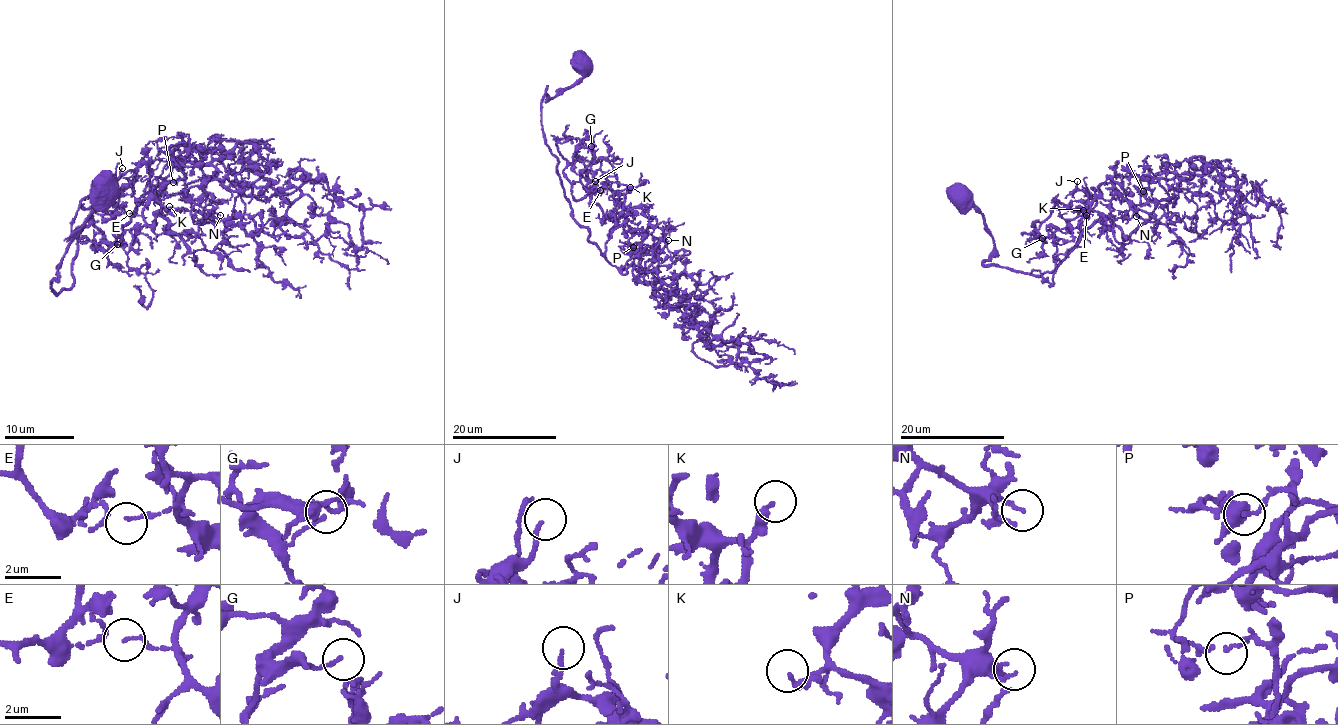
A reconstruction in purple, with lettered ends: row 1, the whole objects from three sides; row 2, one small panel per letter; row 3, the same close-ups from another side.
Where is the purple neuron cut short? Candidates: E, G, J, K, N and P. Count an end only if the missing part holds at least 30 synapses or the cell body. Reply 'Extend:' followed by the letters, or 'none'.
Extend: J

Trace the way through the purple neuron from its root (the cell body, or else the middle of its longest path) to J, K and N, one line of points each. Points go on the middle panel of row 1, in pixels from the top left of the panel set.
J: (580, 64), (569, 89), (546, 86), (541, 126), (603, 253), (614, 217), (589, 205), (595, 181)
K: (580, 64), (569, 89), (550, 98), (546, 86), (541, 126), (571, 215), (603, 253), (630, 187)
N: (580, 64), (582, 77), (554, 98), (546, 86), (541, 103), (571, 215), (618, 268), (648, 235), (668, 240)

